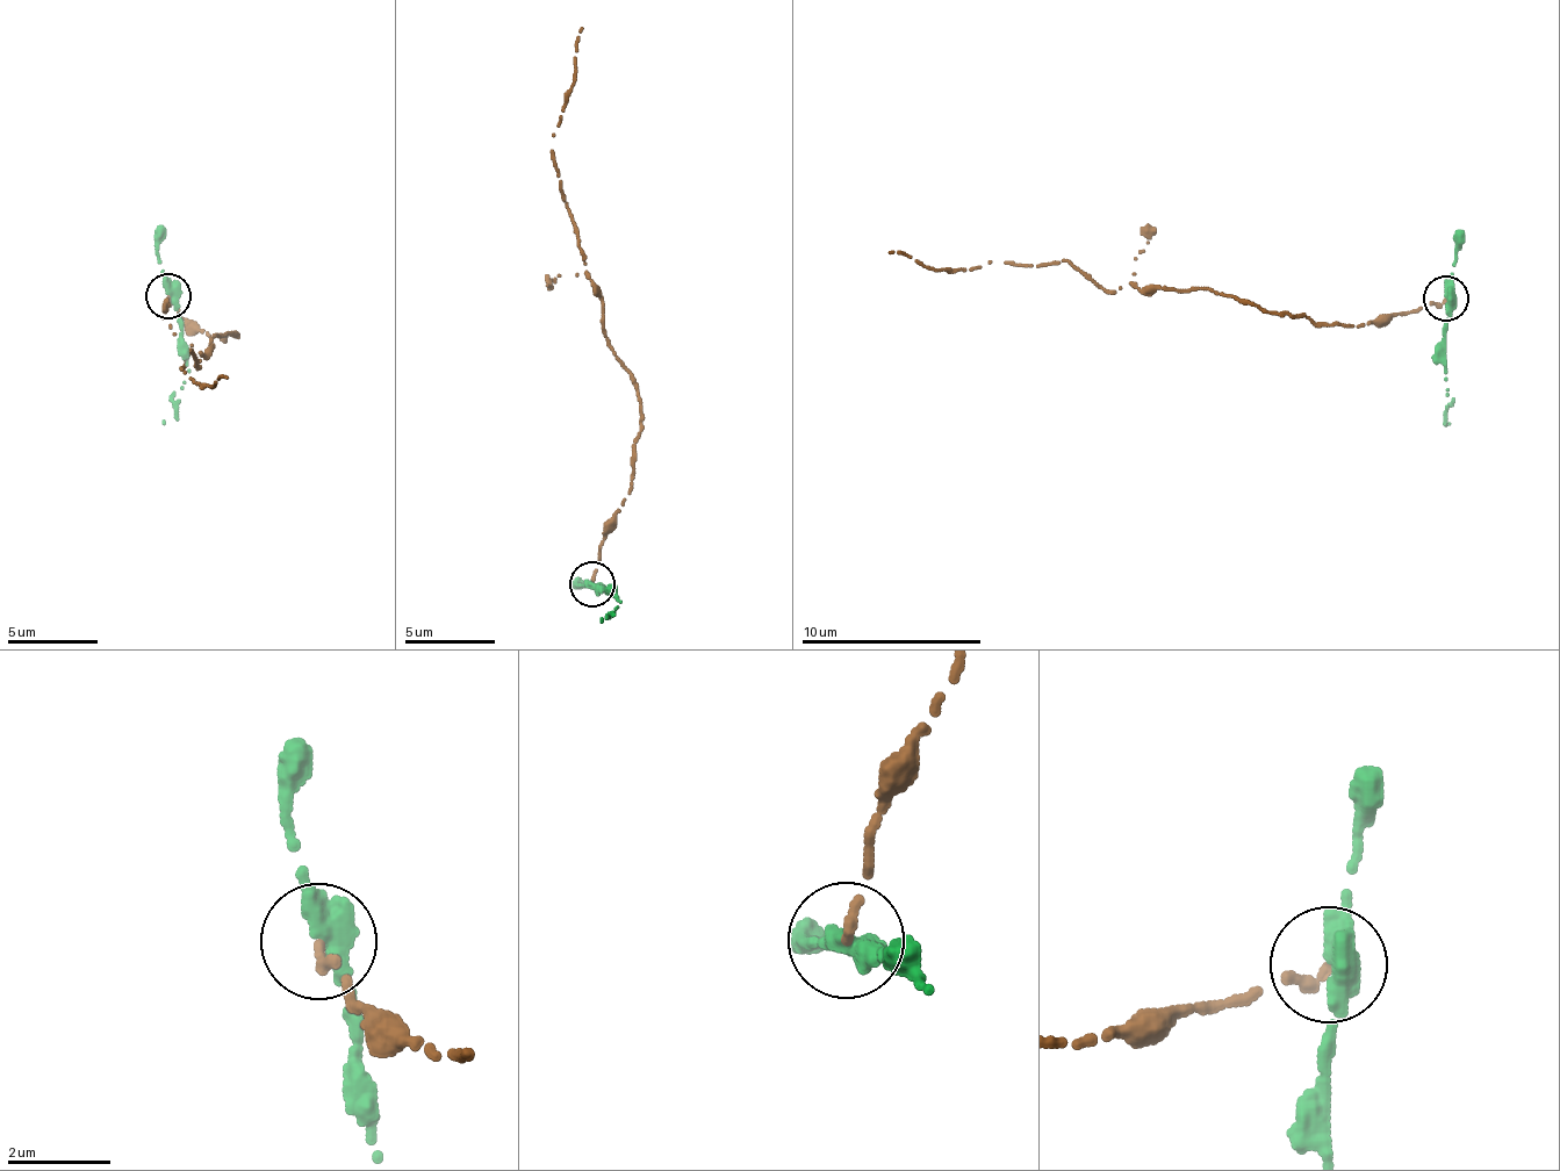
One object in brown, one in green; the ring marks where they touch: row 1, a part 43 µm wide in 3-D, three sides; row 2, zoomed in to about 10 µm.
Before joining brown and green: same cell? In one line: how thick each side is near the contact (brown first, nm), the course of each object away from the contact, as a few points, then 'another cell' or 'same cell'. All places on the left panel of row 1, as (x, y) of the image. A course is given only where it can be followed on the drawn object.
calibres 200 and 440 nm; course brown (170, 296), (211, 337), (236, 332), (210, 338), (198, 366), (188, 350), (181, 368), (213, 389), (227, 378); course green (170, 296), (187, 371), (173, 390), (173, 418), (164, 422); another cell

